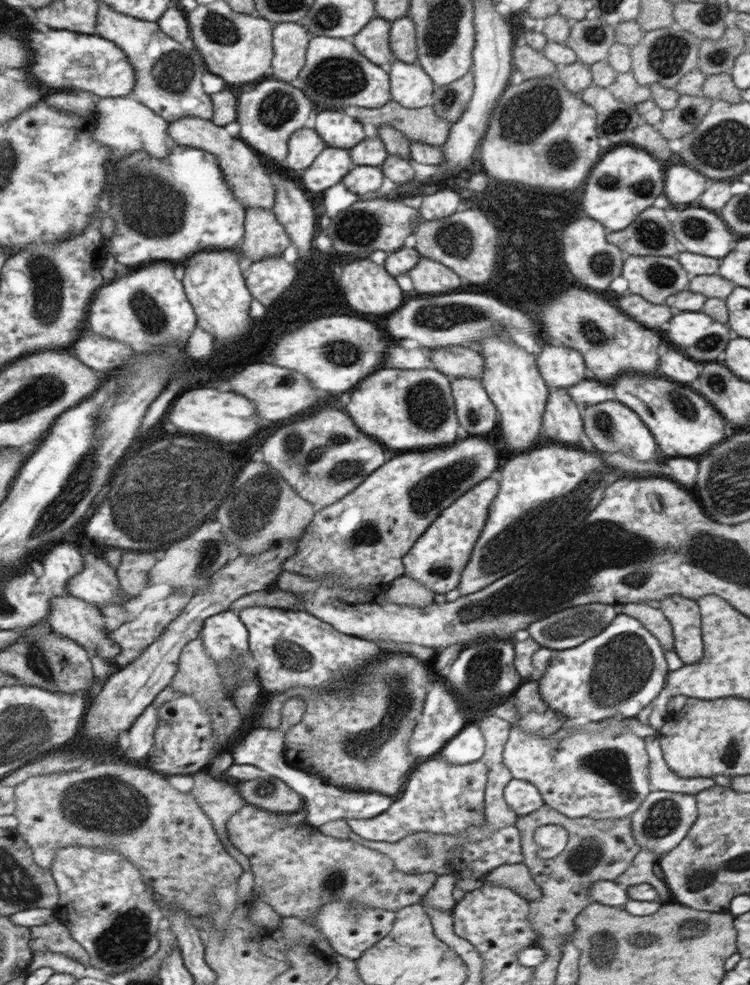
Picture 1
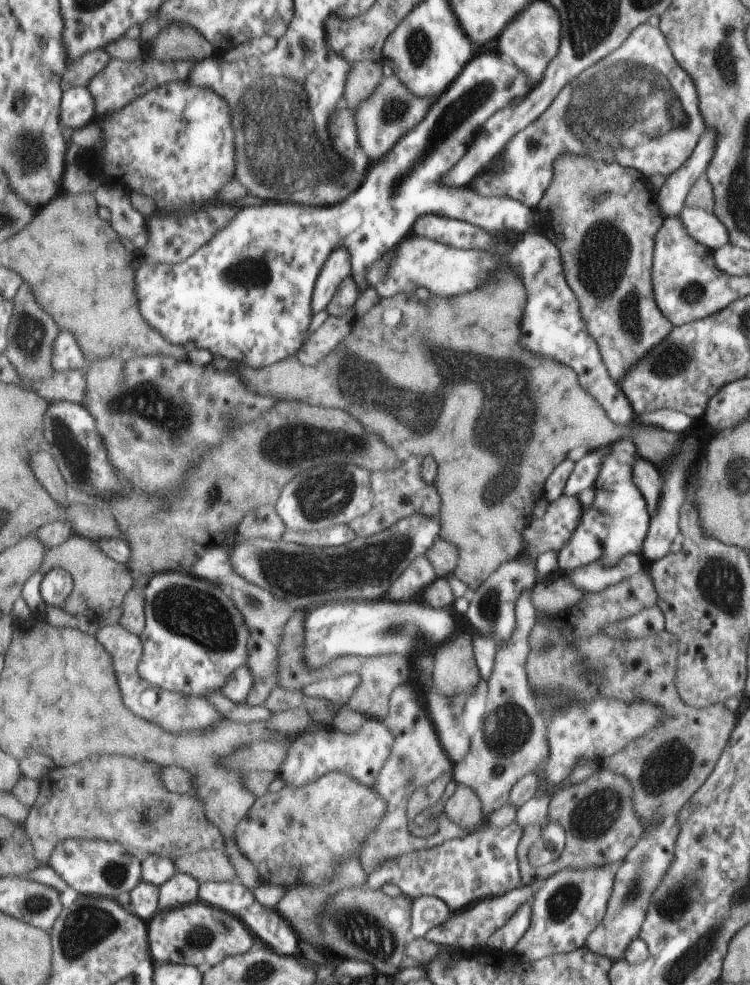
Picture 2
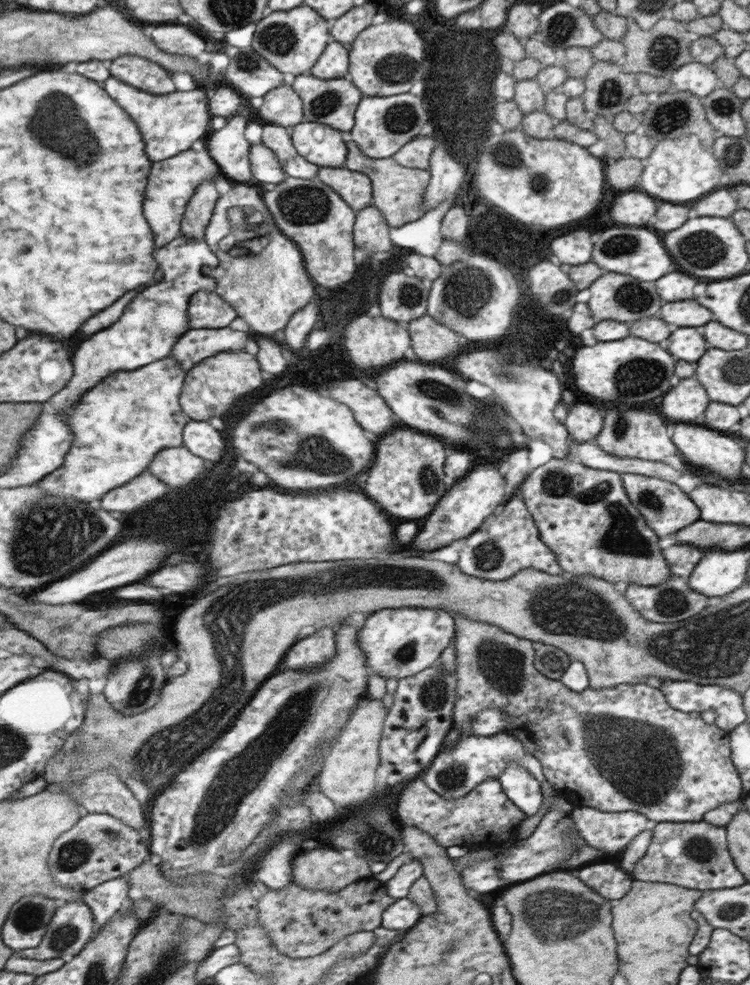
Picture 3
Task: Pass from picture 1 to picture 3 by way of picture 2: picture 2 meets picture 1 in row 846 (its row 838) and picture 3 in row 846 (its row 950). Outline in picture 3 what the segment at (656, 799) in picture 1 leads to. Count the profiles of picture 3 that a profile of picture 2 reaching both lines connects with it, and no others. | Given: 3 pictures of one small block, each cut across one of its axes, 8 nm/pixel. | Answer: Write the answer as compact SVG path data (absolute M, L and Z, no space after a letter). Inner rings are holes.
M573 807L569 816L581 838L594 849L602 852L602 858L624 850L629 841L656 823L637 811L601 811L589 807Z

